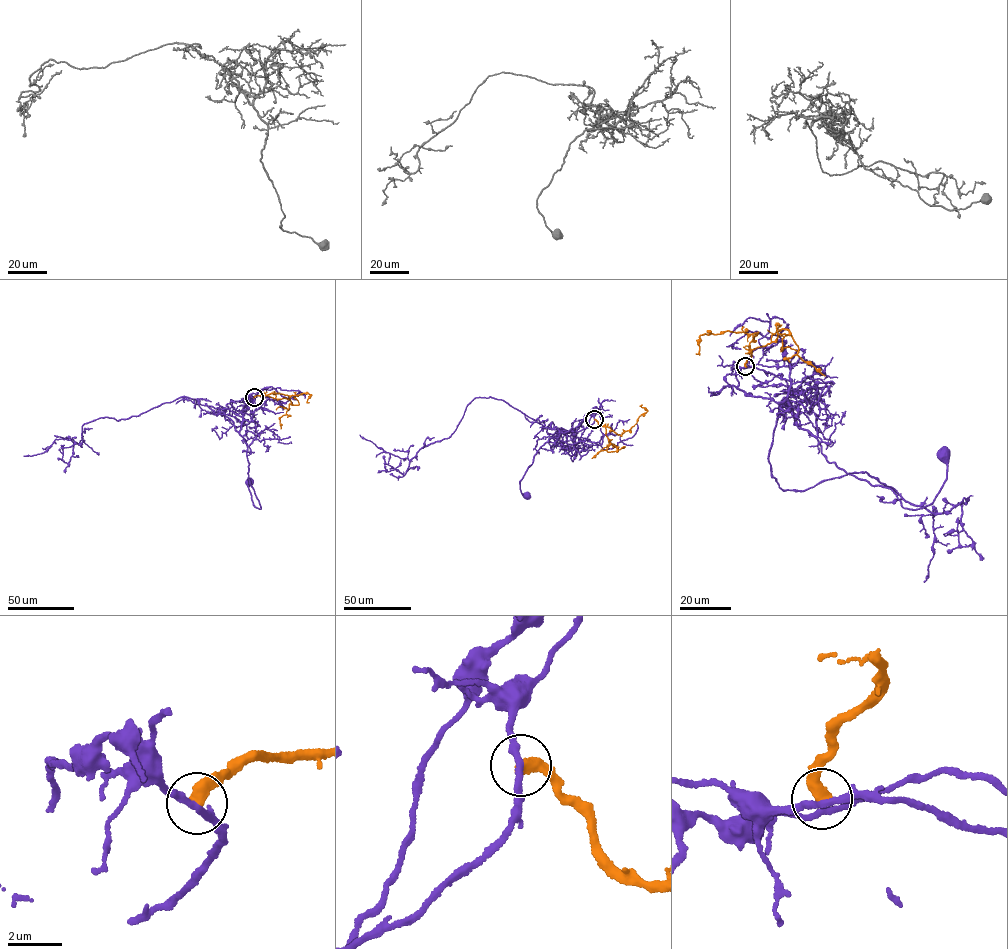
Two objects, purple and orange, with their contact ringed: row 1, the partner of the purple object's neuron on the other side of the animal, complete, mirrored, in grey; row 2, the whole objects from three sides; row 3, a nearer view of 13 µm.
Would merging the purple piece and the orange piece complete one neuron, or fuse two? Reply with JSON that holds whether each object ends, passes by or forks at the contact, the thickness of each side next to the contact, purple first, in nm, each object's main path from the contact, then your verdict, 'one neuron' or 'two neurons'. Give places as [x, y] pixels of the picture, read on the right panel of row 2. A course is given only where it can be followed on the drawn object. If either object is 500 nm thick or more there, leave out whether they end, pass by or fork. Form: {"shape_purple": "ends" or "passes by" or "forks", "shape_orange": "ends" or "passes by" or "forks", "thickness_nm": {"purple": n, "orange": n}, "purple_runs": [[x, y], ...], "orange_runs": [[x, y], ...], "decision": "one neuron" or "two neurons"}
{"shape_purple": "passes by", "shape_orange": "ends", "thickness_nm": {"purple": 240, "orange": 480}, "purple_runs": [[745, 366], [790, 381], [792, 416], [829, 462], [888, 487], [905, 508], [932, 502], [946, 479], [945, 455]], "orange_runs": [[745, 366], [755, 332], [727, 330], [702, 334], [699, 353], [696, 353]], "decision": "two neurons"}

